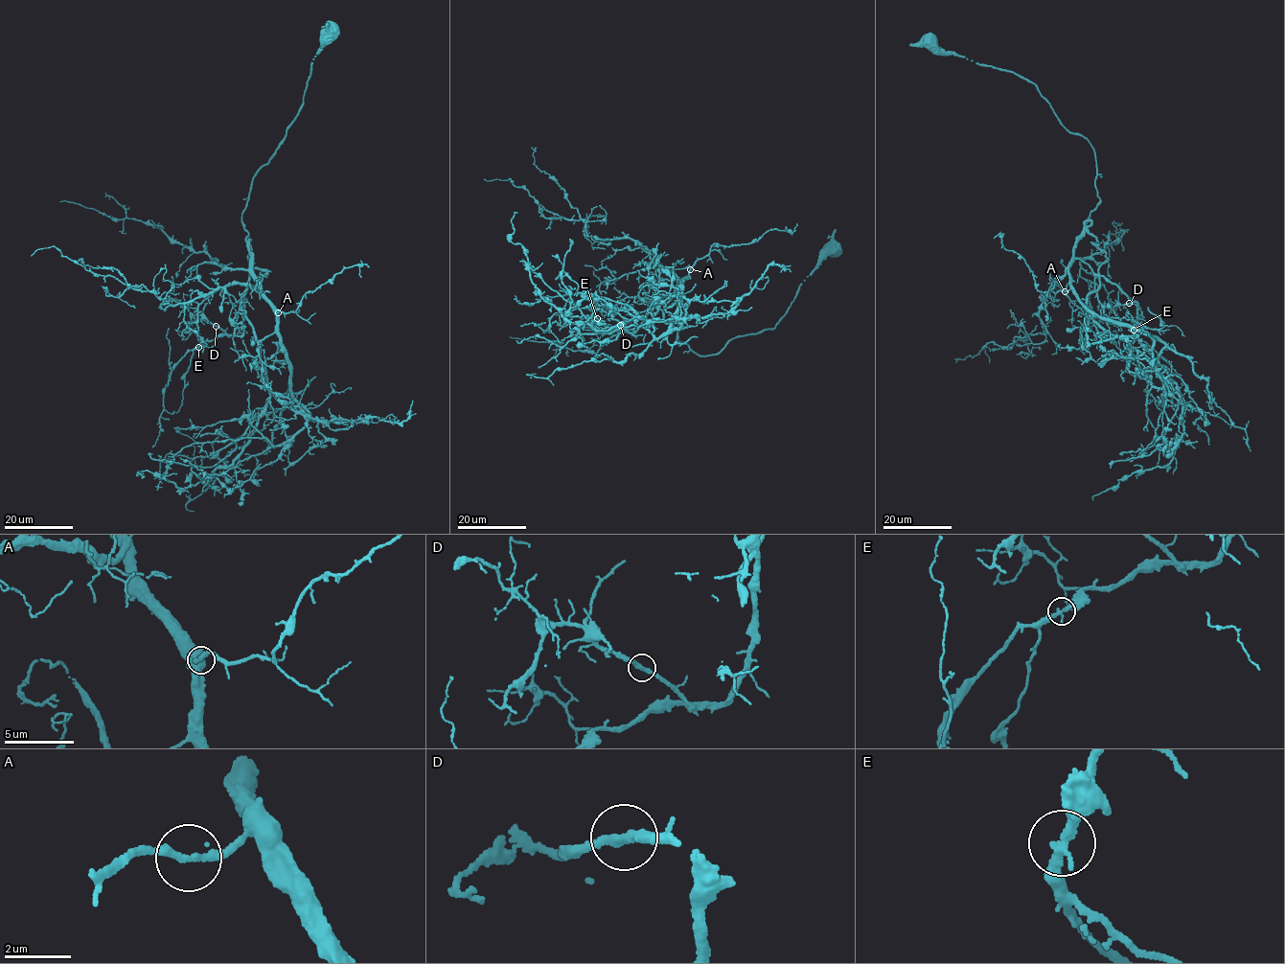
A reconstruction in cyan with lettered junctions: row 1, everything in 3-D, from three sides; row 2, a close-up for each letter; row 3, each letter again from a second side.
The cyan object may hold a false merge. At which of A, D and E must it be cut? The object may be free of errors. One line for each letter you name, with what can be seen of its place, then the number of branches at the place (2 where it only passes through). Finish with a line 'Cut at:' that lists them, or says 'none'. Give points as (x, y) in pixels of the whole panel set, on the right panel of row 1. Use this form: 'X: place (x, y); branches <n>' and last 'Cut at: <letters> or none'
Cut at: none

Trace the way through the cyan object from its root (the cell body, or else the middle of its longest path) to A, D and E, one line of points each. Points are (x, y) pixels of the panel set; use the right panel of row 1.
A: (929, 40), (945, 53), (1030, 81), (1059, 121), (1093, 148), (1100, 203), (1073, 249), (1071, 287), (1065, 290)
D: (929, 40), (945, 53), (1030, 81), (1059, 121), (1088, 141), (1100, 203), (1073, 256), (1137, 304), (1130, 303)
E: (929, 40), (945, 53), (1030, 81), (1059, 121), (1093, 148), (1100, 203), (1073, 256), (1136, 302), (1133, 330)

